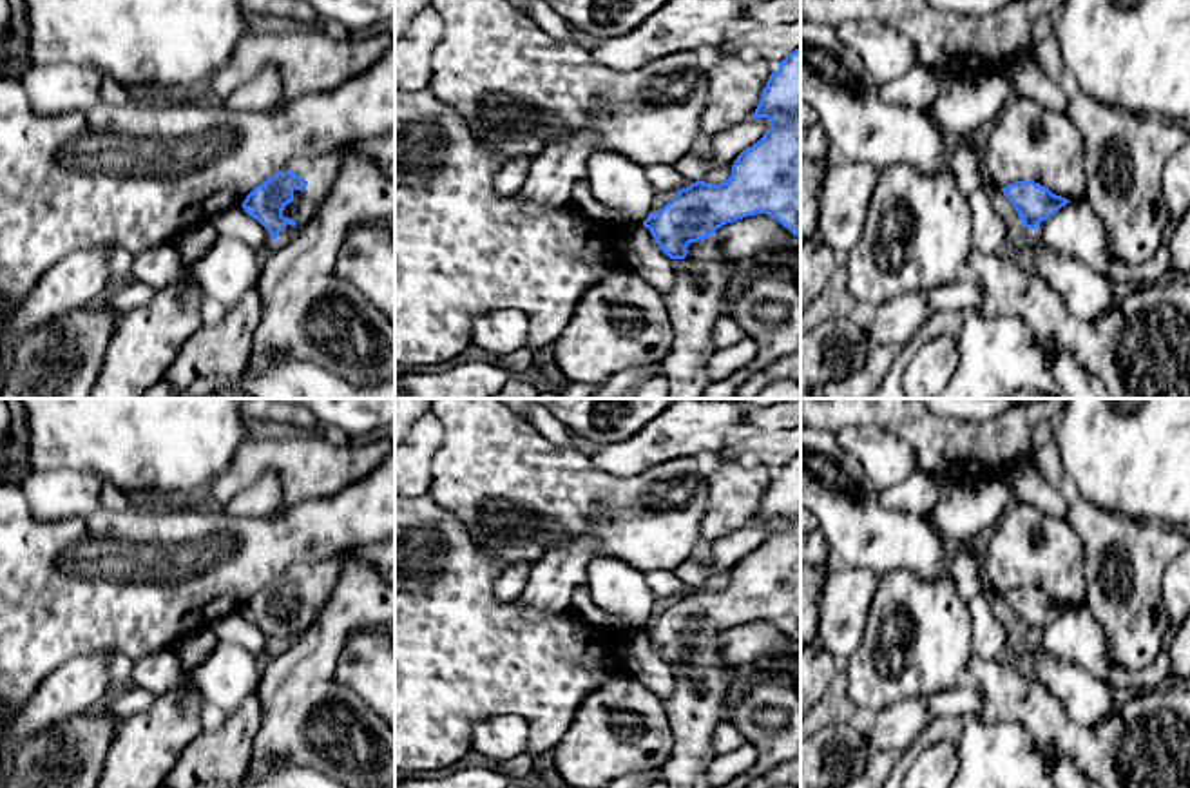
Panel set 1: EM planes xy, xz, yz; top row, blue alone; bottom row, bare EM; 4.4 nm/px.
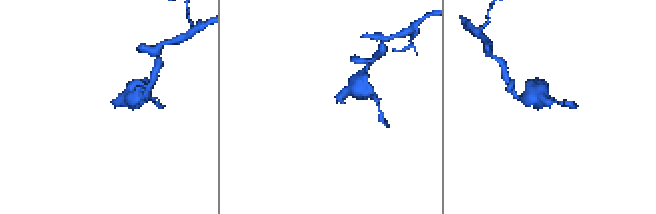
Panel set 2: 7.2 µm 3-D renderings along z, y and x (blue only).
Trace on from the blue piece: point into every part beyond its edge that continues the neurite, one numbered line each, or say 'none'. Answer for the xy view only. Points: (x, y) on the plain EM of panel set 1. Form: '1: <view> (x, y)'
1: xy (321, 578)

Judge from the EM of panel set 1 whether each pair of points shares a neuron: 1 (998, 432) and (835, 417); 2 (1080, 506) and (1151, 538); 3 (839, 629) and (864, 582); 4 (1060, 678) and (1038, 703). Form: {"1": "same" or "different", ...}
{"1": "same", "2": "same", "3": "same", "4": "different"}

